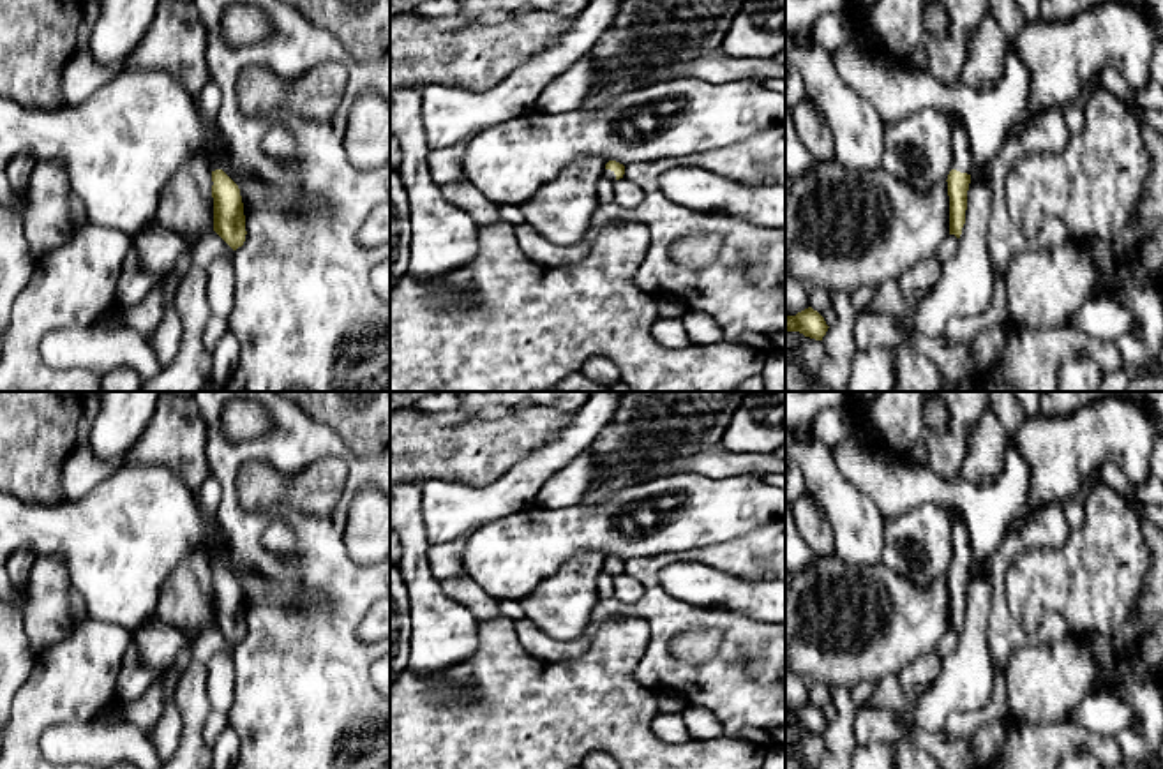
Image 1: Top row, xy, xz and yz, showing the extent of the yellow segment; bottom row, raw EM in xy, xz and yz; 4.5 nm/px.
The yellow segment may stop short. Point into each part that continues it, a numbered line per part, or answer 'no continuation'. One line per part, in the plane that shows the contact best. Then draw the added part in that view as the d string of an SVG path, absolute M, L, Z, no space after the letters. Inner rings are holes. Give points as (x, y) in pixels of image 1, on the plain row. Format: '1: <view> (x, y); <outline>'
1: yz (962, 552); M964 519L953 522L953 561L960 568L971 570L974 550L971 547L971 534Z

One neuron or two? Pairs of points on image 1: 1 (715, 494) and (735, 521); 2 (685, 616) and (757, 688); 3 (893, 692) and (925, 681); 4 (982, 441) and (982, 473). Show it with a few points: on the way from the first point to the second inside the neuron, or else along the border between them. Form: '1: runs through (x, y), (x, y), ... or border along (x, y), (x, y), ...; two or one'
1: runs through (715, 501), (727, 514); one
2: runs through (710, 616), (715, 616), (752, 653), (757, 664); one
3: runs through (900, 692), (918, 681); one
4: runs through (982, 448), (982, 466); one

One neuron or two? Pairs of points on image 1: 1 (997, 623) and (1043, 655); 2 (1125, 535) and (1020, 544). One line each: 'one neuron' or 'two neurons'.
1: two neurons
2: two neurons

